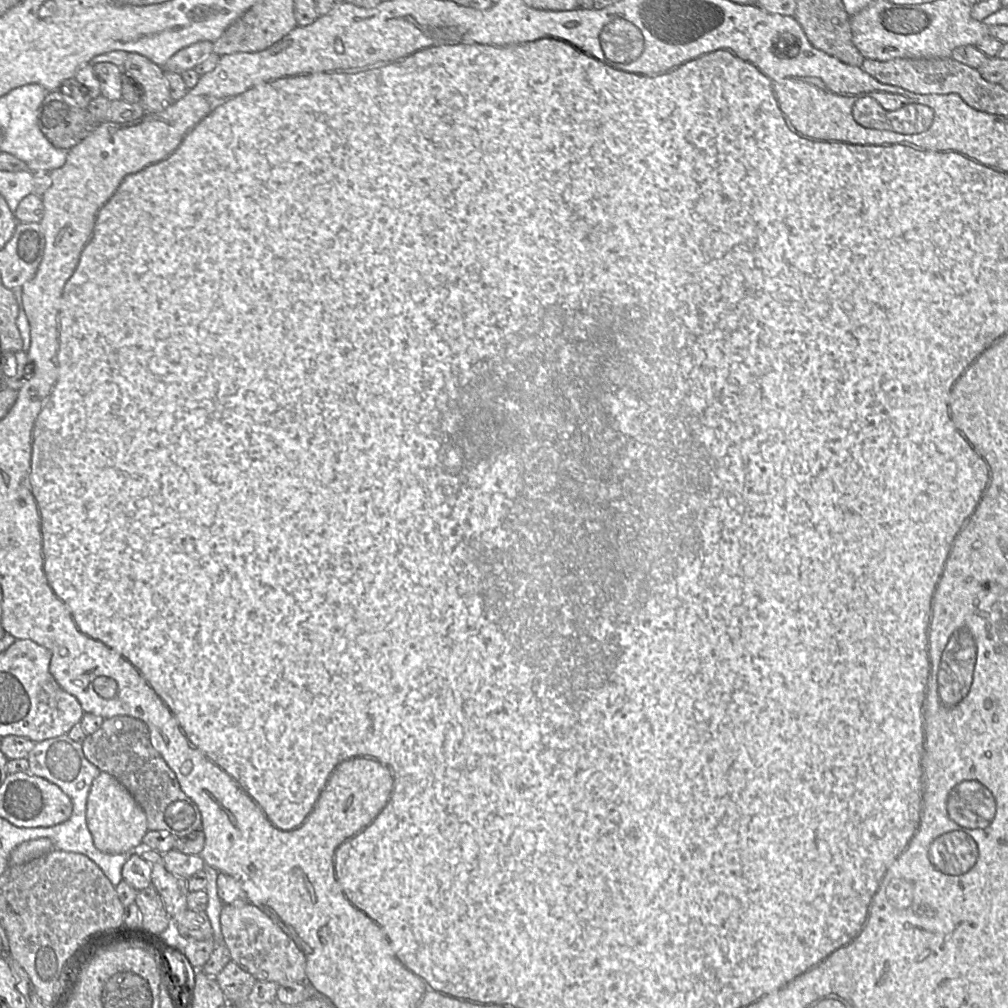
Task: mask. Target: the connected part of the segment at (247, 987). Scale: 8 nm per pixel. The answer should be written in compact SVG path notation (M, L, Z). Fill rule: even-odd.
M229 961L222 971L215 976L228 1003L240 1003L248 996L256 982L256 978L243 970L234 961Z

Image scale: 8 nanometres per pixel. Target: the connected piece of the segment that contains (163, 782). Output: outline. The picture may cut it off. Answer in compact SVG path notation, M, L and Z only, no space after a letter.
M131 716L104 719L101 727L82 742L85 757L100 771L116 778L144 810L148 830L164 830L179 838L202 830L196 803L181 789L177 776L151 743L147 725Z

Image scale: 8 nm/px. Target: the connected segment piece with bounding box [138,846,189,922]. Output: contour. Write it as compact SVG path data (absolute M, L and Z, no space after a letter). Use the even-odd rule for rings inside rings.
M141 847L141 857L151 866L152 886L159 893L166 912L175 922L187 908L187 879L170 873L164 865L163 854L156 850Z

